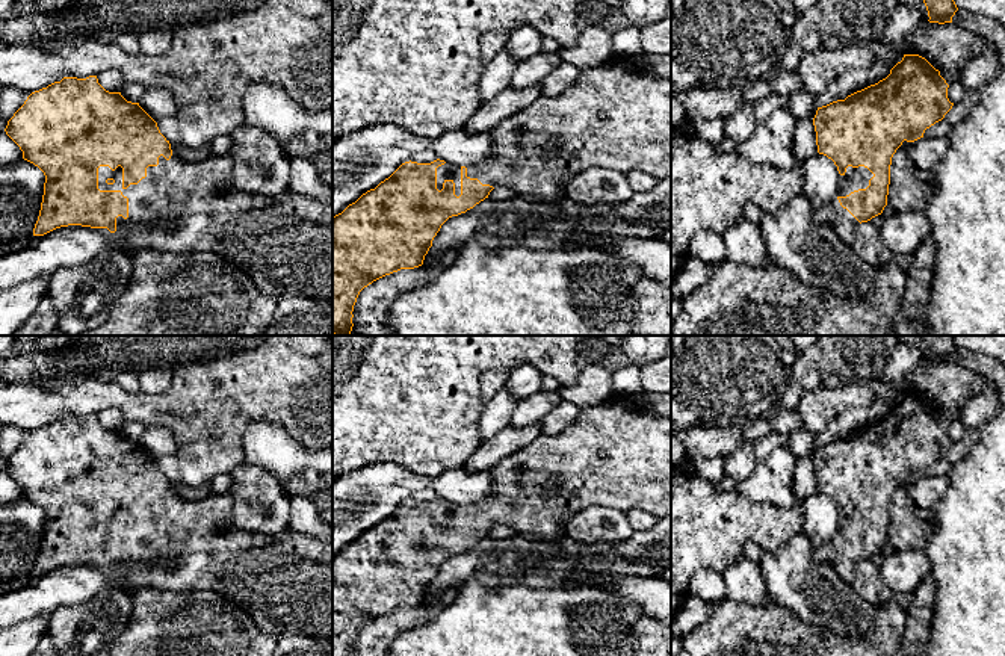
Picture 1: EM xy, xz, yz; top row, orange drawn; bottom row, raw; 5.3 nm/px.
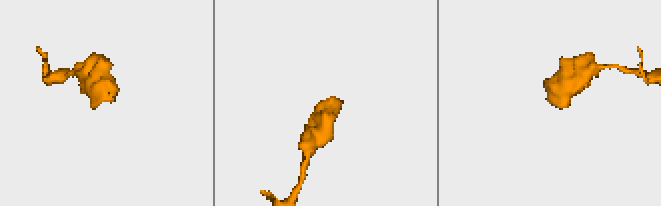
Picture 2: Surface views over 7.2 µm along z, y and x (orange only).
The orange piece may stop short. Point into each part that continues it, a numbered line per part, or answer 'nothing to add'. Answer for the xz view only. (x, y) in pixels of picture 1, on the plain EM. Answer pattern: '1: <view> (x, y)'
1: xz (446, 510)

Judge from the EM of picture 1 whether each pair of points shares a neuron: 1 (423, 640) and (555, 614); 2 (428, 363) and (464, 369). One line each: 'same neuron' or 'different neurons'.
1: same neuron
2: same neuron

